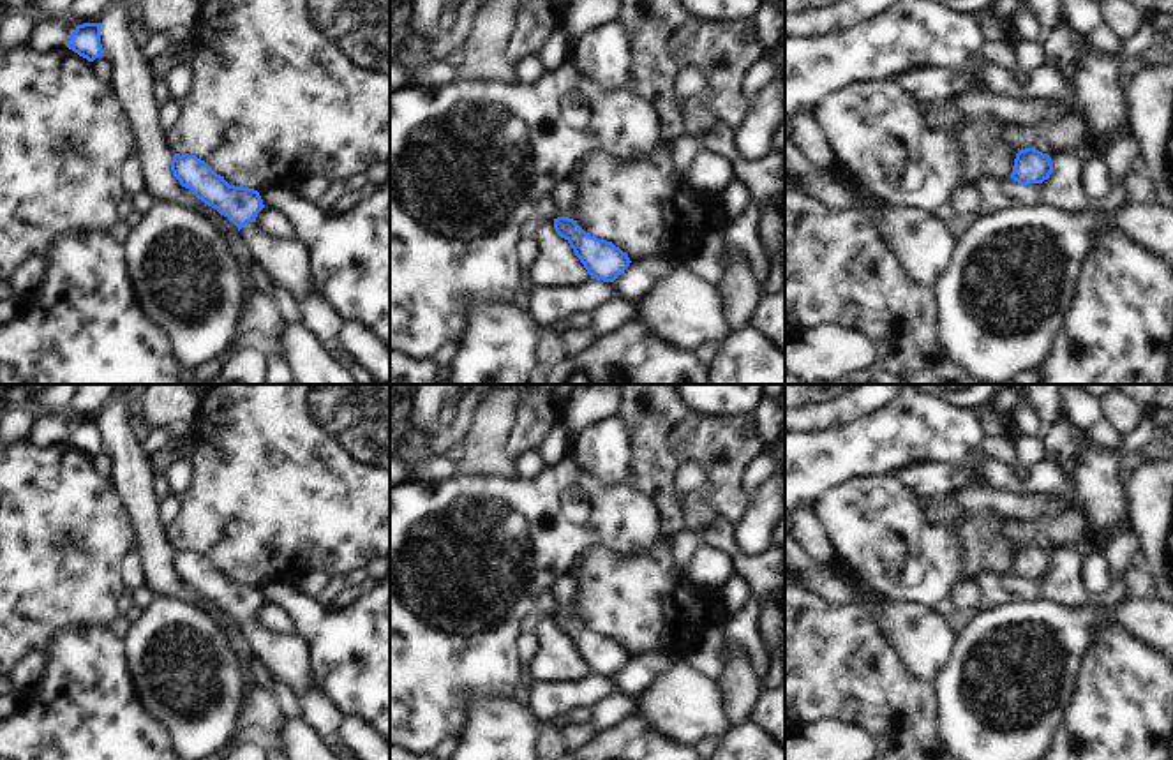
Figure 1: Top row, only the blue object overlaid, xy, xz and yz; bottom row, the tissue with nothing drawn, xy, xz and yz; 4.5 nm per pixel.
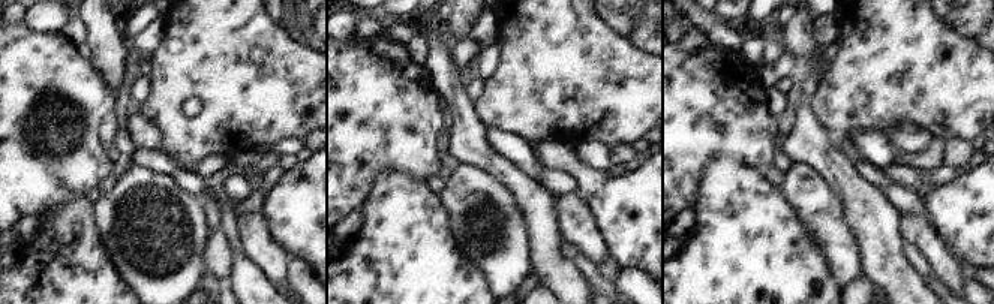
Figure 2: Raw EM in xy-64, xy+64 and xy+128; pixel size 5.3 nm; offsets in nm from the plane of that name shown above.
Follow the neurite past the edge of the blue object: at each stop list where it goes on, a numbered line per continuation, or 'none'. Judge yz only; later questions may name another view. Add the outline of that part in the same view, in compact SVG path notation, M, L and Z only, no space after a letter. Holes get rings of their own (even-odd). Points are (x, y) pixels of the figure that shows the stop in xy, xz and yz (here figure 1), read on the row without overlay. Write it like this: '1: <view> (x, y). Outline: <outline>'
none.

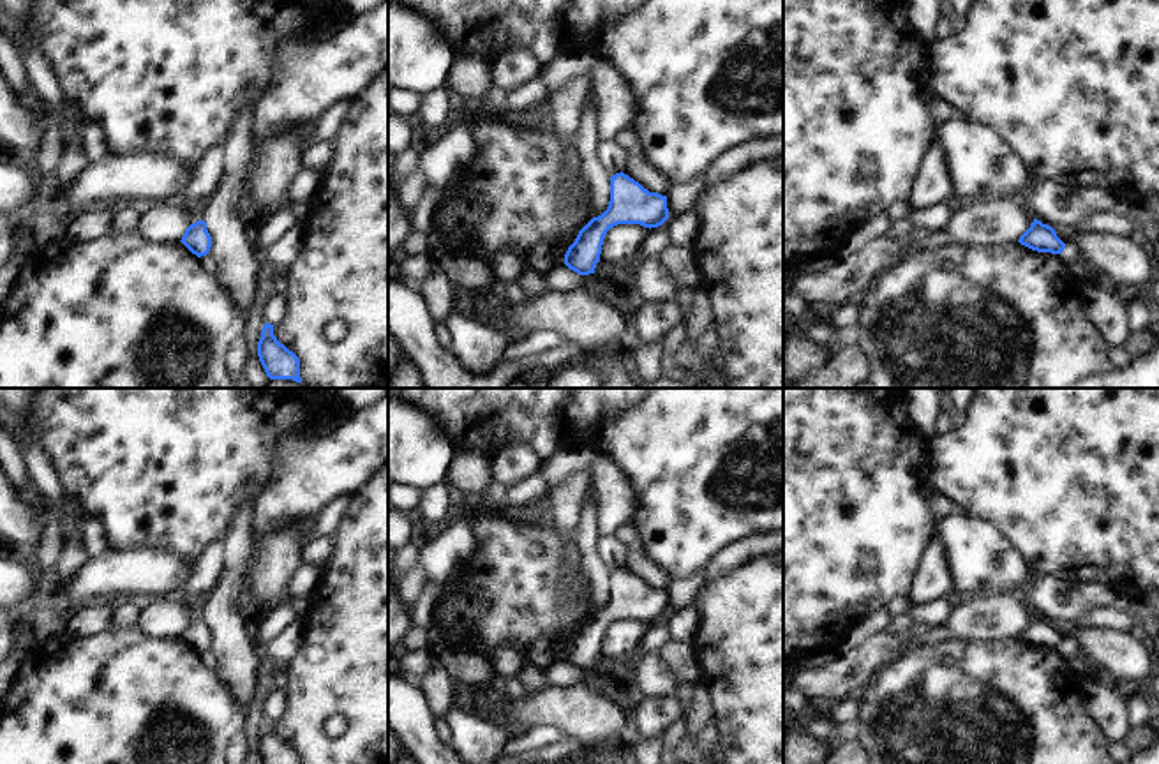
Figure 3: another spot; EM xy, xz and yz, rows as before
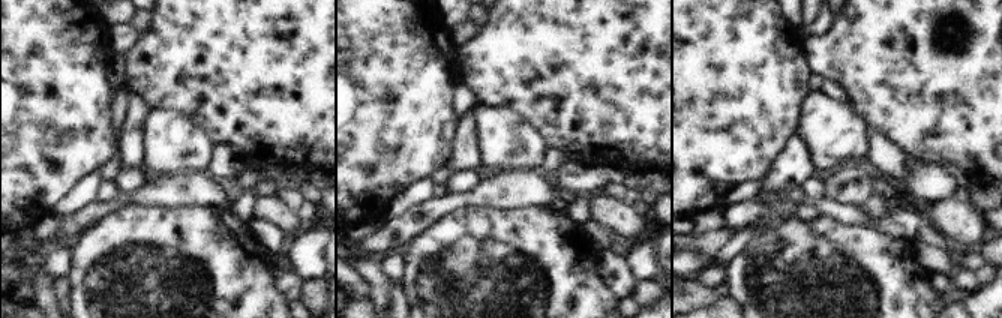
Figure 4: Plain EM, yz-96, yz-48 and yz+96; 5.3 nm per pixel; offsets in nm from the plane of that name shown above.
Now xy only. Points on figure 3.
none.

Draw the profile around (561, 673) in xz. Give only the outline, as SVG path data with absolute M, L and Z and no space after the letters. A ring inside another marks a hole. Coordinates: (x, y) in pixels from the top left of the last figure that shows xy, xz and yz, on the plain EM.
M566 660L552 662L543 669L549 686L568 686L579 683L579 669Z

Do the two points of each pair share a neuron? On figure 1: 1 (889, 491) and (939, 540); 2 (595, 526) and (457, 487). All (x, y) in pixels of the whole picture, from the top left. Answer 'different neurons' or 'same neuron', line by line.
1: same neuron
2: same neuron

